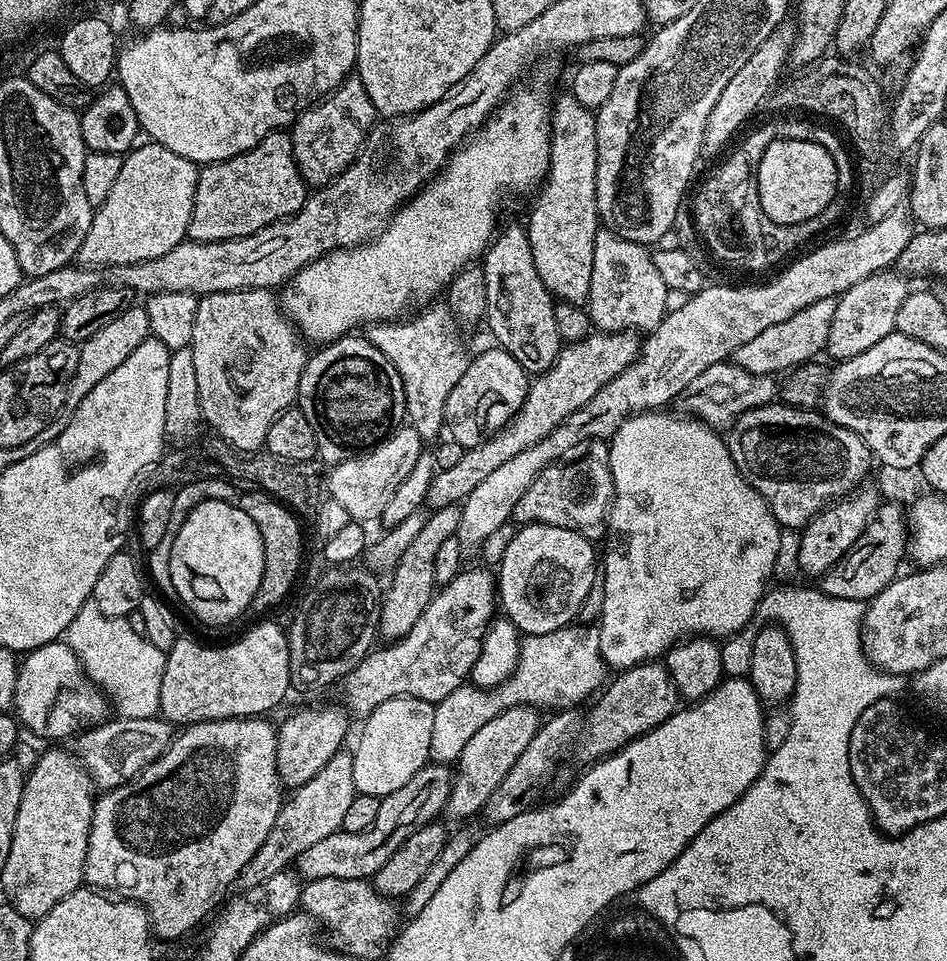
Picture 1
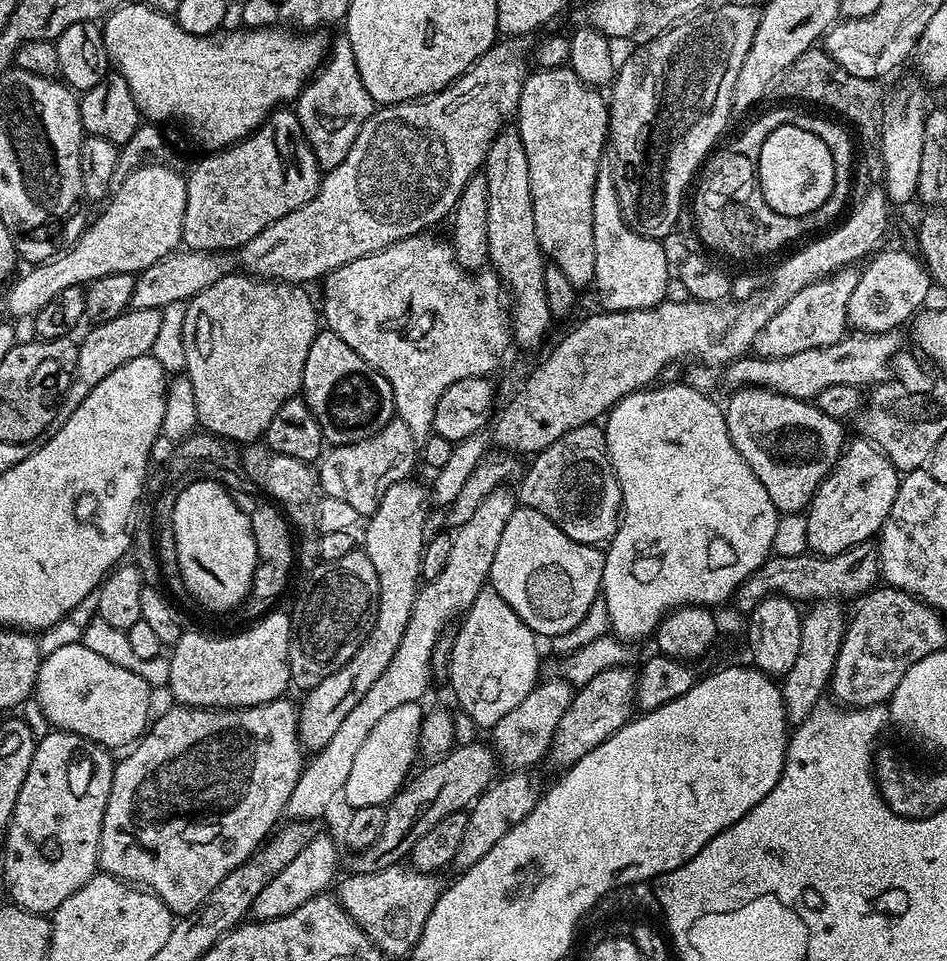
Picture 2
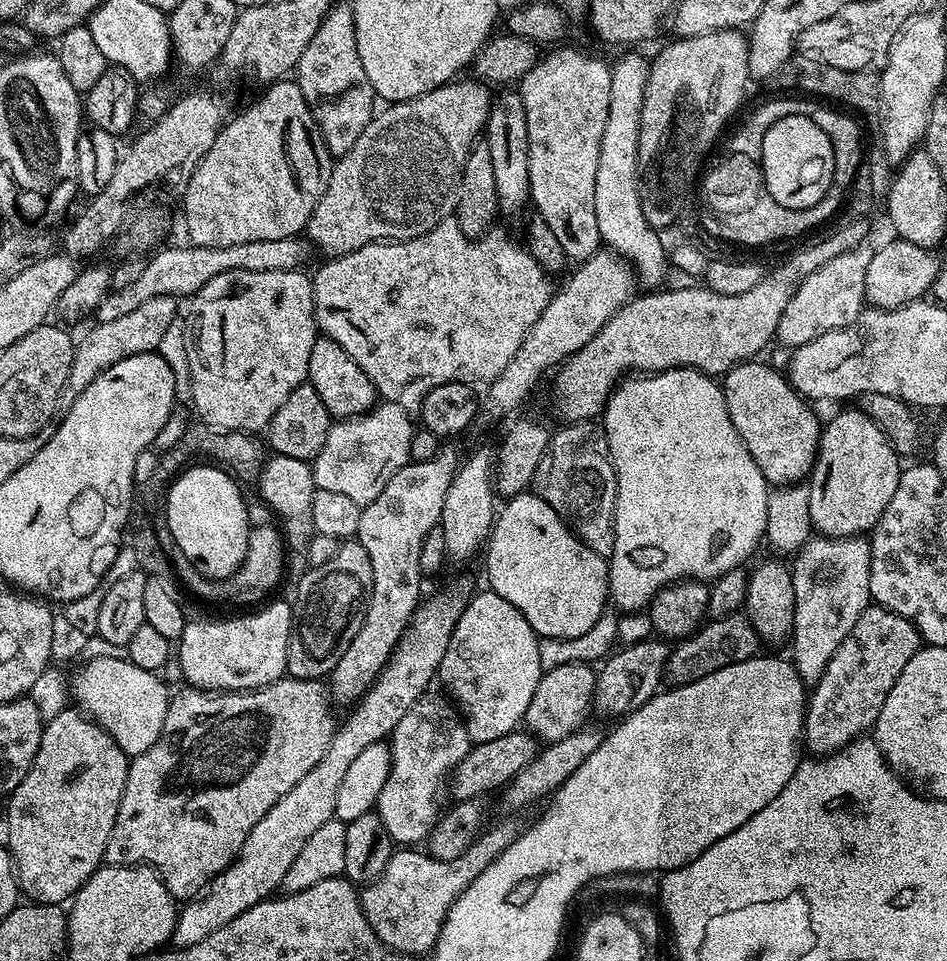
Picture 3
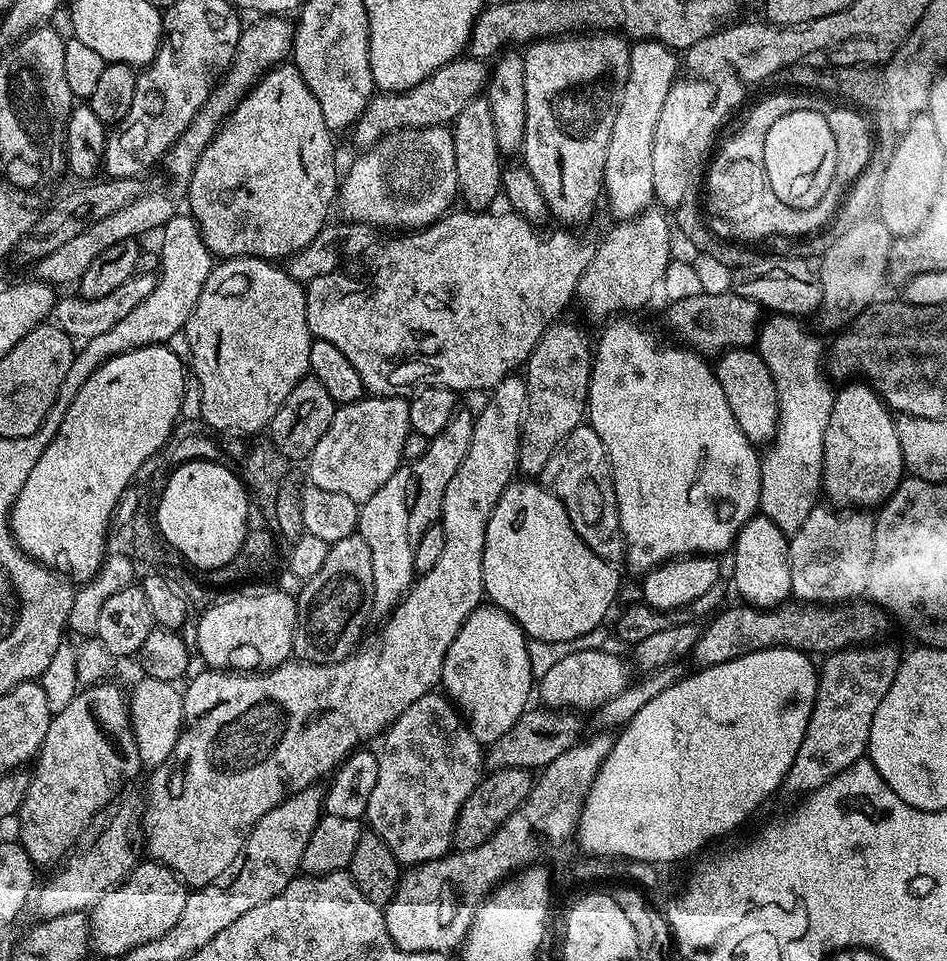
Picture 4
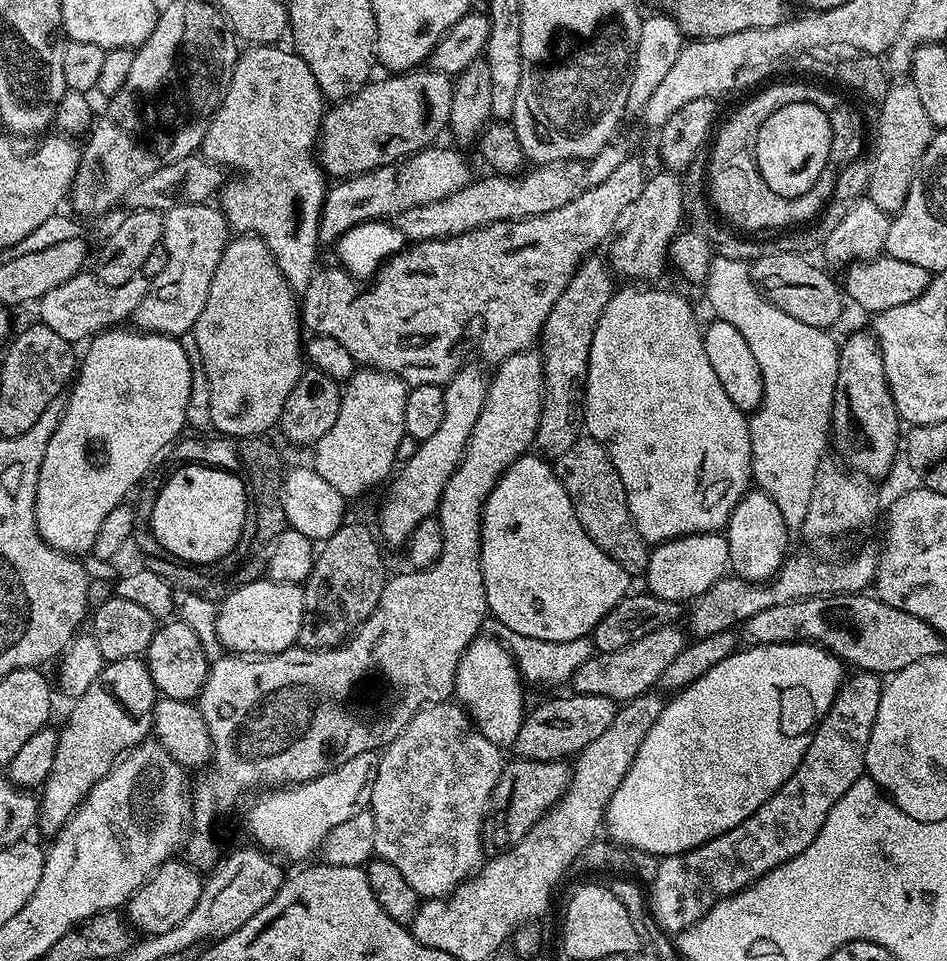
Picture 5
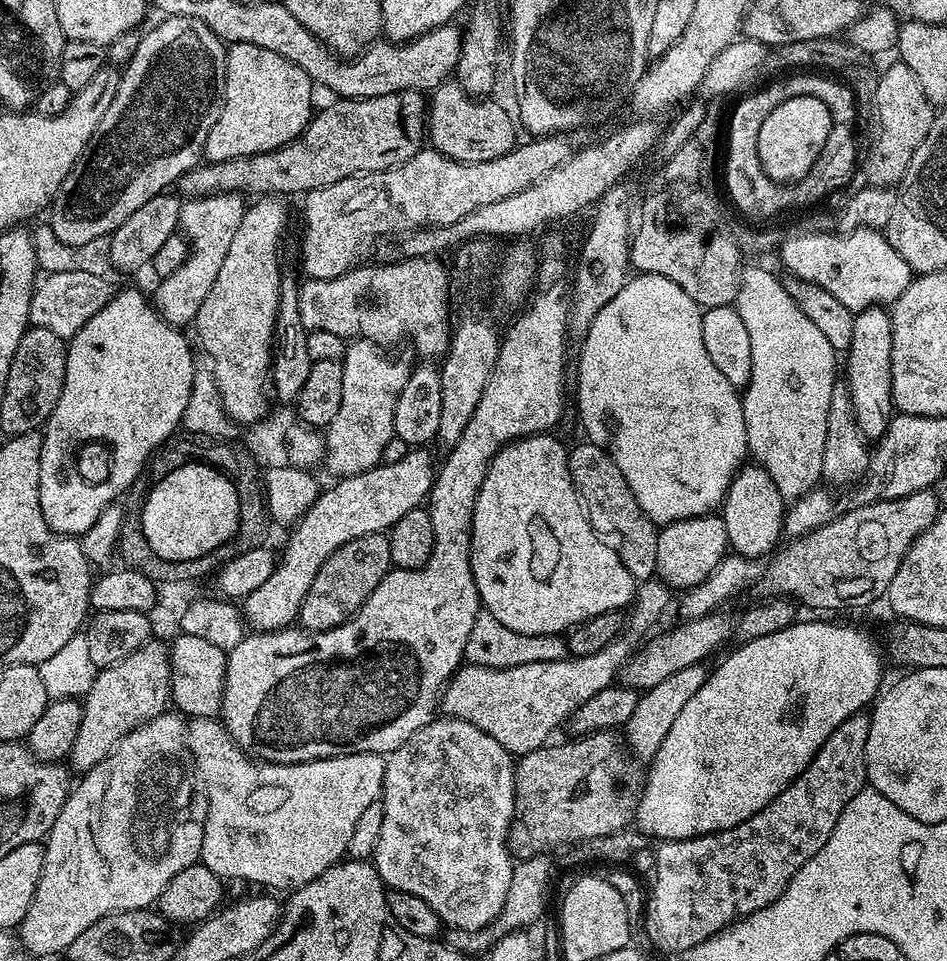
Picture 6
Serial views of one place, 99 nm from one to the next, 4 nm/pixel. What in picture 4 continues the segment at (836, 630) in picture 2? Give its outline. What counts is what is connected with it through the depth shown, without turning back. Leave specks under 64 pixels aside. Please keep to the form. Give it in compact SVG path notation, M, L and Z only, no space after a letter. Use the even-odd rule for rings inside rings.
M818 504L789 537L792 596L799 603L839 606L867 593L870 562L874 562L876 517L868 510L825 505Z

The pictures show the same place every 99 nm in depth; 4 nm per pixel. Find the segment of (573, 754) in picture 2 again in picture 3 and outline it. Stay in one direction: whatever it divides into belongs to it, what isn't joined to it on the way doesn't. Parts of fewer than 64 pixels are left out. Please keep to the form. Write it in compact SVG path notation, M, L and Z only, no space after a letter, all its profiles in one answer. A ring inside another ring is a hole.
M649 638L637 644L624 644L619 650L613 651L599 665L596 675L595 711L604 716L623 718L628 713L638 710L649 698L661 691L665 683L666 662L670 648L663 639Z

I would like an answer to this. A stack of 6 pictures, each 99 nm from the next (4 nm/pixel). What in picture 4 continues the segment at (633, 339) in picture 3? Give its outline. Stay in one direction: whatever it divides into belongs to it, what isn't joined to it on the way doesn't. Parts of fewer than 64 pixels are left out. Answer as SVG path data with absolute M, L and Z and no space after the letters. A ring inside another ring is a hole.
M731 291L722 294L700 292L694 297L674 300L666 308L668 324L680 336L687 347L701 353L719 354L730 348L746 348L755 345L758 329L762 323L762 309L744 296L737 296Z

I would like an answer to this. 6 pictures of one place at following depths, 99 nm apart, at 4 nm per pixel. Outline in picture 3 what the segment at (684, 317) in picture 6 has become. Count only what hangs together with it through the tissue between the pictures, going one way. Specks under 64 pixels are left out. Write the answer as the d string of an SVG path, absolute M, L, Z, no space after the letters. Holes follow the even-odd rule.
M671 368L655 374L633 375L616 385L602 413L602 427L608 443L608 457L616 475L615 538L613 552L608 560L608 595L621 613L631 614L647 609L664 587L677 580L713 582L728 571L749 563L747 560L751 558L752 551L765 539L770 485L762 470L758 470L758 462L750 458L746 442L742 442L738 430L734 430L734 422L730 422L730 410L726 410L724 389L713 377L699 372L697 368Z

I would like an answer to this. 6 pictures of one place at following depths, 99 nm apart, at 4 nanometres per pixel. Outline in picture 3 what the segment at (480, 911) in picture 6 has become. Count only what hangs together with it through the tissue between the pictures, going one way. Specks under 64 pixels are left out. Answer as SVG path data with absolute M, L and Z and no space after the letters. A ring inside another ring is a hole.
M425 694L418 702L414 702L414 706L410 706L410 710L402 714L402 722L398 722L390 737L392 765L390 774L386 774L386 786L382 786L382 794L378 794L374 810L382 818L382 826L386 826L393 845L396 846L420 846L427 841L432 827L439 822L442 809L445 807L444 796L446 800L452 769L458 766L458 762L462 762L462 758L466 758L470 747L467 726L464 725L453 701L444 694L432 695Z

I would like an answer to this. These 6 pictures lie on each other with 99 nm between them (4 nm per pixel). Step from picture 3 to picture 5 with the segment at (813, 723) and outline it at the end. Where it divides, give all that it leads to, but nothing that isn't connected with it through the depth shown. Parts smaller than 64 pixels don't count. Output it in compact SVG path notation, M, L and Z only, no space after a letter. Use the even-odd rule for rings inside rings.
M857 671L855 675L856 676L849 675L844 683L841 684L838 694L830 706L830 710L821 718L820 725L818 725L815 732L812 733L812 741L806 750L806 754L802 758L802 762L798 766L798 770L794 770L794 774L790 774L788 781L783 784L765 804L758 806L758 810L754 810L754 814L750 814L750 818L746 818L741 824L734 826L734 830L726 830L726 834L722 834L718 838L714 838L710 842L706 842L702 846L698 846L689 852L674 854L673 856L666 856L661 859L660 865L658 866L658 874L650 882L650 916L661 929L664 927L666 931L673 932L673 934L686 931L690 926L694 926L698 923L719 900L723 900L726 896L733 896L735 892L741 892L743 888L748 888L756 880L761 880L770 870L782 866L790 858L802 854L802 850L806 850L806 846L810 846L814 842L814 838L818 838L818 834L826 822L826 814L834 806L834 802L838 802L838 798L842 798L842 794L846 794L846 790L850 790L850 786L854 786L854 782L861 779L866 772L864 766L866 746L870 742L870 730L874 730L874 718L878 718L878 702L880 701L882 691L882 680L881 677L874 672Z

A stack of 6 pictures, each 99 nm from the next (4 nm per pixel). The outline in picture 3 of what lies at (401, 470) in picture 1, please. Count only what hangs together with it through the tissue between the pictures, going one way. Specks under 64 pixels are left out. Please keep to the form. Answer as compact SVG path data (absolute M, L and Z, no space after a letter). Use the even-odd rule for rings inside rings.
M380 402L371 412L333 423L322 450L312 464L316 487L334 490L361 506L374 502L374 498L386 490L386 482L390 482L390 478L394 478L394 474L409 463L414 431L412 419L402 406Z

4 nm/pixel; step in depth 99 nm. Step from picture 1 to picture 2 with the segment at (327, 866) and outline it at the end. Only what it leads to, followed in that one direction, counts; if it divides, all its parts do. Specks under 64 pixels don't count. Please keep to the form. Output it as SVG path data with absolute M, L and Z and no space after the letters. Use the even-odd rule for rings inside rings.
M460 742L453 747L452 751L444 756L435 757L428 765L417 771L405 783L404 787L396 793L395 798L388 801L386 805L386 823L382 830L382 836L378 838L378 842L374 842L374 846L370 846L366 850L355 853L351 858L352 872L381 872L384 868L391 868L399 865L400 860L409 855L413 846L418 842L418 838L422 838L422 834L426 834L426 830L430 830L430 826L442 822L442 818L446 818L446 814L454 814L455 812L465 811L478 797L484 793L493 780L497 779L498 757L487 743L476 744L477 742Z

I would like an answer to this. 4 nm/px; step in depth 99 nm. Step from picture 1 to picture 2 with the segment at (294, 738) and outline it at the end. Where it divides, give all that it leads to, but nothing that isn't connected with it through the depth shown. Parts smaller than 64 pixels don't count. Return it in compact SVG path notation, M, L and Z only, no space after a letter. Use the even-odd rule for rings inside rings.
M409 478L390 486L382 502L378 502L372 515L367 517L368 529L364 532L362 550L368 555L370 562L374 562L374 574L378 574L376 623L366 634L362 646L354 650L354 658L350 658L346 666L334 670L330 678L322 678L318 686L303 693L304 701L299 701L298 704L298 735L301 748L309 753L320 752L326 742L334 738L338 725L345 720L346 714L350 714L350 710L354 710L354 706L358 706L366 690L370 690L370 686L378 682L382 670L390 666L390 658L394 658L398 642L402 642L406 622L410 622L414 598L422 584L420 559L426 543L424 523L428 520L429 500L429 489L425 485L423 488L416 478Z

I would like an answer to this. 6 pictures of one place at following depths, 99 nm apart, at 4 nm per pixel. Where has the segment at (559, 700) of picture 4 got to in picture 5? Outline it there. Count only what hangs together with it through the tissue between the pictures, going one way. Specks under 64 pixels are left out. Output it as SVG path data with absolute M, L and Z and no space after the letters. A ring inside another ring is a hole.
M673 626L654 630L654 634L646 634L646 638L638 638L626 650L613 652L596 652L590 659L578 666L574 675L575 691L582 694L602 694L606 698L617 702L627 702L653 691L662 678L662 670L682 654L686 643L686 636L679 627Z

